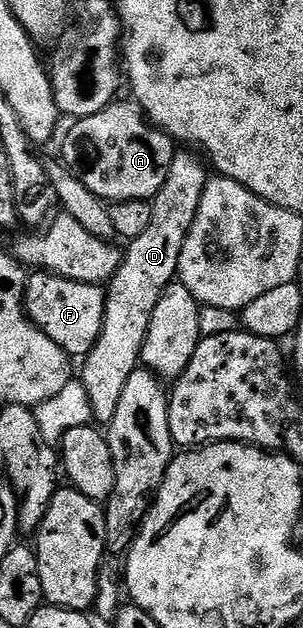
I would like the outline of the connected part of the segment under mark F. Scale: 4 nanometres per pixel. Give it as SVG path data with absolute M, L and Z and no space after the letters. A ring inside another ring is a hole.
M36 271L26 283L24 312L28 314L29 321L50 339L54 339L54 343L58 343L58 347L62 347L69 358L83 359L92 350L94 343L98 343L98 335L104 326L107 298L103 285L78 283L74 279Z

